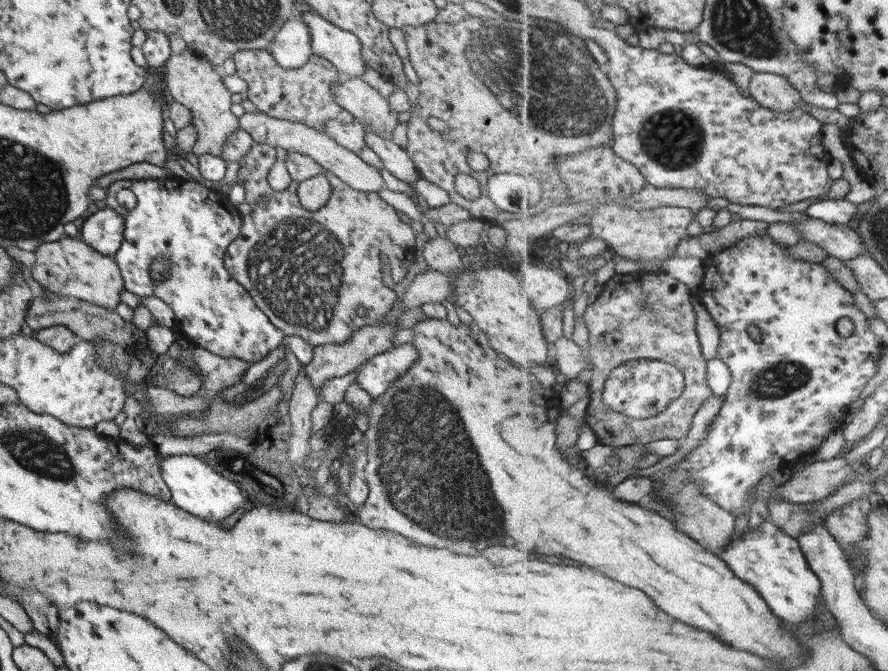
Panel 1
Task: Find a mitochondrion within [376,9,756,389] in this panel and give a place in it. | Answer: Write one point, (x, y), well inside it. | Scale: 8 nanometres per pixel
(564, 88)

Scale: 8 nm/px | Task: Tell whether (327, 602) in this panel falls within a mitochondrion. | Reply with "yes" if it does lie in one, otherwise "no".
no

